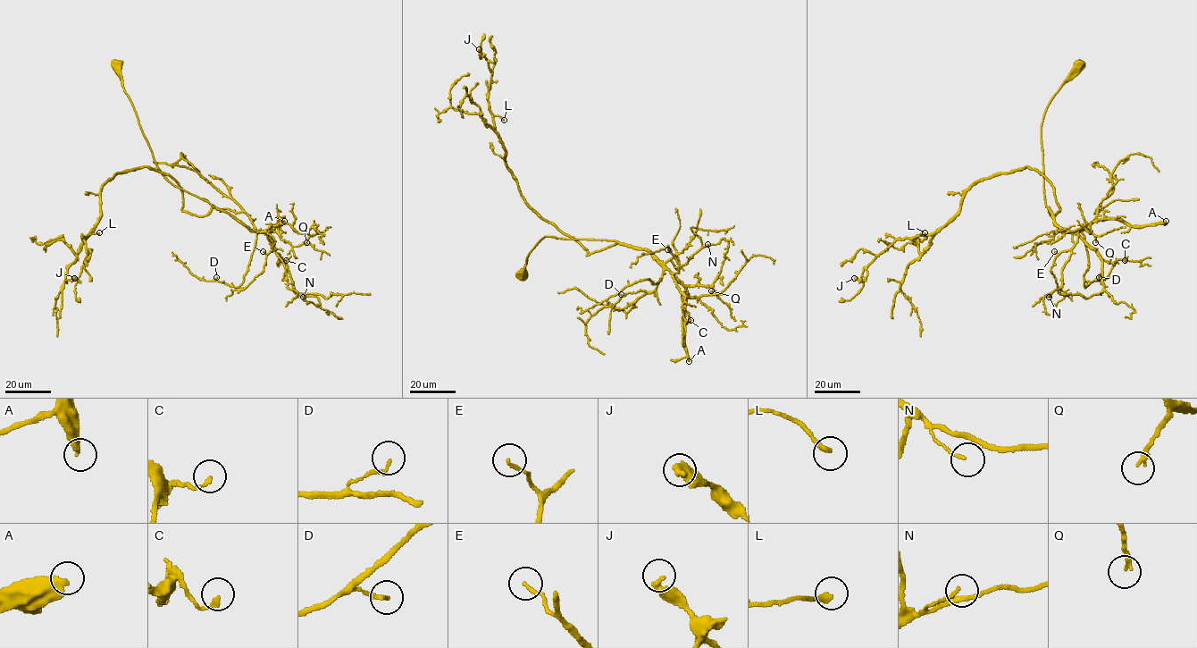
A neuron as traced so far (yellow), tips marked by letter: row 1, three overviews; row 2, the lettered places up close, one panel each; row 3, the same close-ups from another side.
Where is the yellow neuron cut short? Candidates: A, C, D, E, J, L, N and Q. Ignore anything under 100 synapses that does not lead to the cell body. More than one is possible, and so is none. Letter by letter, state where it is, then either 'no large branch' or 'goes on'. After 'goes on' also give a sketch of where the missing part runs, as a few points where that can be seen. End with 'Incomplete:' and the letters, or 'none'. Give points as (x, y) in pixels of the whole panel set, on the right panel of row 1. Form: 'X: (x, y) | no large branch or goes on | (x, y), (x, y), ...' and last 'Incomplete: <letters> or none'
A: (1166, 221) | goes on
C: (1125, 260) | no large branch
D: (1099, 277) | no large branch
E: (1054, 251) | no large branch
J: (854, 278) | no large branch
L: (924, 232) | no large branch
N: (1049, 297) | no large branch
Q: (1095, 242) | no large branch
Incomplete: A

